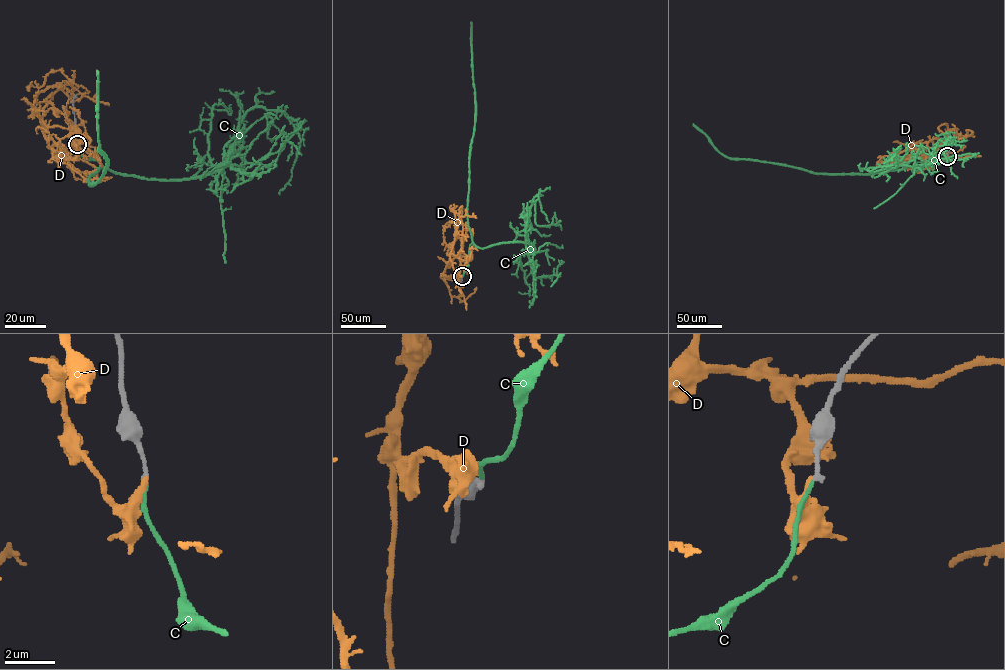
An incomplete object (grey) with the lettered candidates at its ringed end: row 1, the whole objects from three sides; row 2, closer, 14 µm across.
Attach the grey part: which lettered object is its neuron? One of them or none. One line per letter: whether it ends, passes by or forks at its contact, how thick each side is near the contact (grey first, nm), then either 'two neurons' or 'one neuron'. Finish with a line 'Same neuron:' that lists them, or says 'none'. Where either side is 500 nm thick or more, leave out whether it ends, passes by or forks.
C: it ends; calibres 200 and 150 nm; one neuron
D: it ends; calibres 200 and 180 nm; two neurons
Same neuron: C

